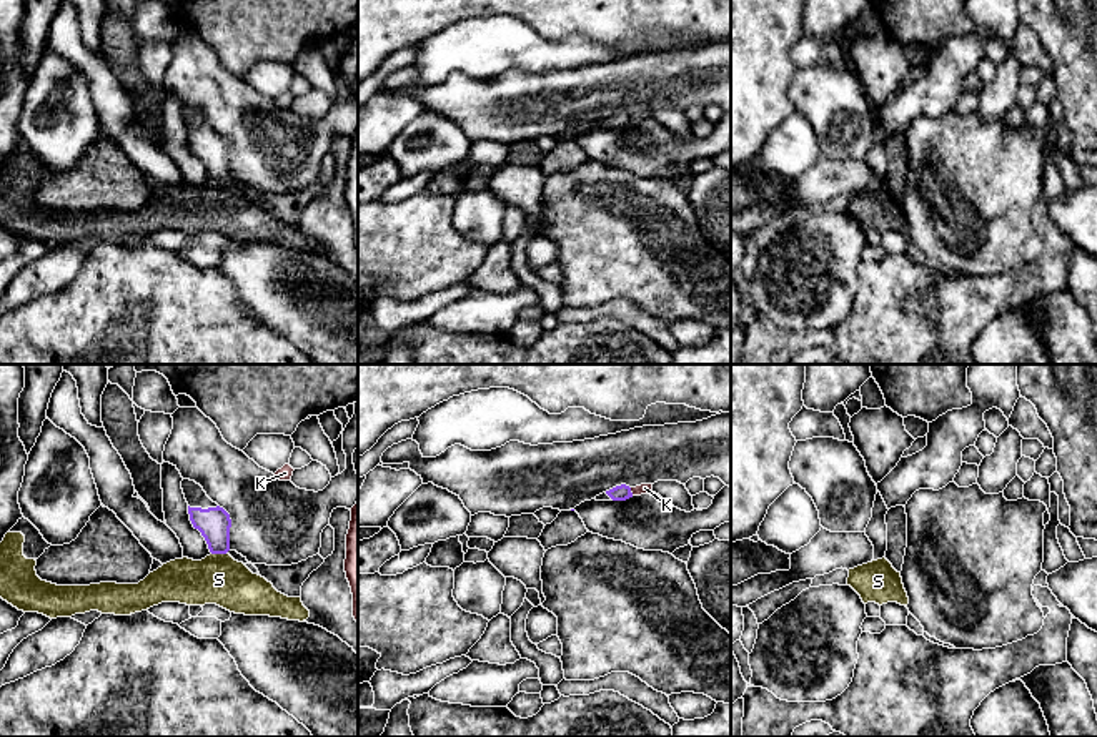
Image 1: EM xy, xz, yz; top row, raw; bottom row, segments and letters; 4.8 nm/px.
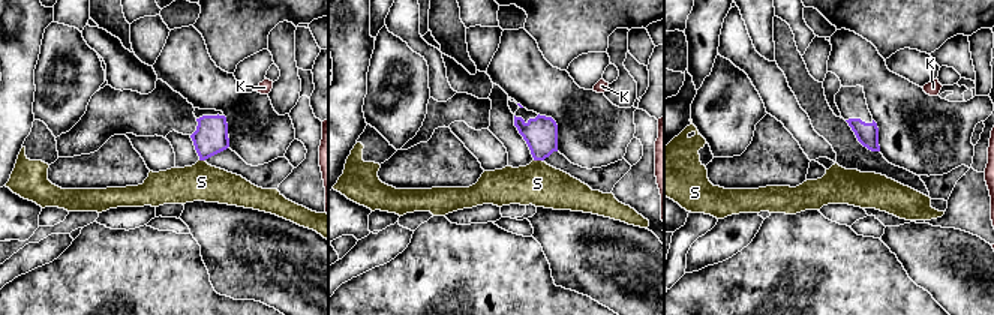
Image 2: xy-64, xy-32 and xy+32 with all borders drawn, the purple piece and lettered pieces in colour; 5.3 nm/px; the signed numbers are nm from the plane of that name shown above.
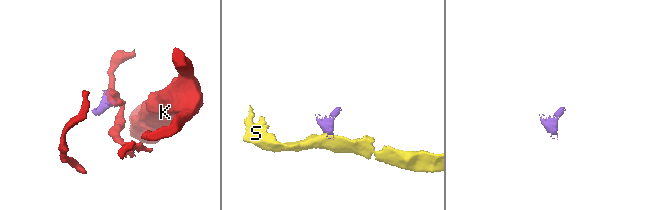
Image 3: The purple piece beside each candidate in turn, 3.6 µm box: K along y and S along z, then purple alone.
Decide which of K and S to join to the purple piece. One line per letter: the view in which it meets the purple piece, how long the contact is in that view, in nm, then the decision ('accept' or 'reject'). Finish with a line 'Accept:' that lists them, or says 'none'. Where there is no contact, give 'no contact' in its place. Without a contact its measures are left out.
K: meets purple in xz; contact 40 nm long; reject
S: meets purple in xy; contact 70 nm long; reject
Accept: none

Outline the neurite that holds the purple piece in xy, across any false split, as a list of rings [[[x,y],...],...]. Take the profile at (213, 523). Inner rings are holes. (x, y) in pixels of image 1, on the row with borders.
[[[183,479],[181,489],[188,502],[190,521],[205,537],[211,554],[230,551],[230,514],[213,502],[195,481]]]

